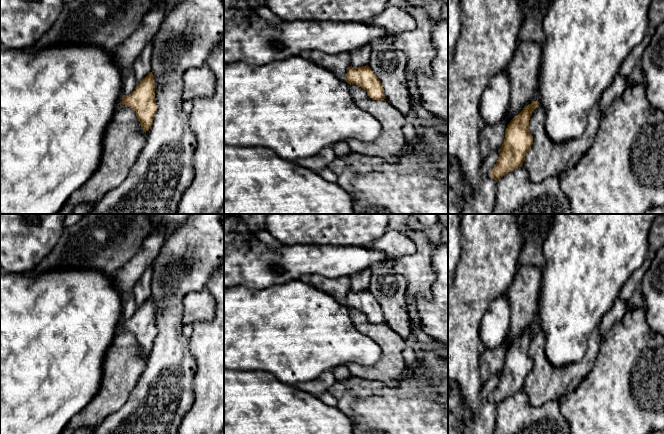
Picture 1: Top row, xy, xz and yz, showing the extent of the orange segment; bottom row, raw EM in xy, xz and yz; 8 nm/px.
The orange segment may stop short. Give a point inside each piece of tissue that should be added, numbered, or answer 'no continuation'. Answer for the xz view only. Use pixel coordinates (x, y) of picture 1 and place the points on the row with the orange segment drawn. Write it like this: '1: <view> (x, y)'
no continuation

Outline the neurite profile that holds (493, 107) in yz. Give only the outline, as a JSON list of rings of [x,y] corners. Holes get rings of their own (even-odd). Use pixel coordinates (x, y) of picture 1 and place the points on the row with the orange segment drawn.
[[[507,71],[491,78],[479,102],[479,112],[486,125],[494,125],[505,117],[511,101],[511,83]]]

